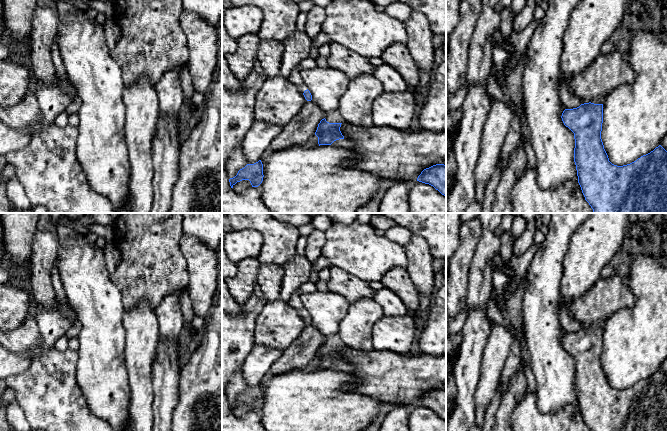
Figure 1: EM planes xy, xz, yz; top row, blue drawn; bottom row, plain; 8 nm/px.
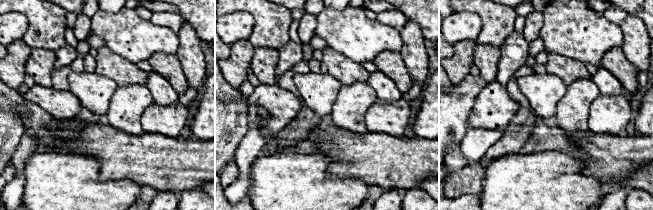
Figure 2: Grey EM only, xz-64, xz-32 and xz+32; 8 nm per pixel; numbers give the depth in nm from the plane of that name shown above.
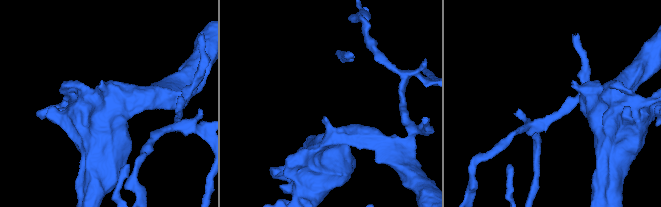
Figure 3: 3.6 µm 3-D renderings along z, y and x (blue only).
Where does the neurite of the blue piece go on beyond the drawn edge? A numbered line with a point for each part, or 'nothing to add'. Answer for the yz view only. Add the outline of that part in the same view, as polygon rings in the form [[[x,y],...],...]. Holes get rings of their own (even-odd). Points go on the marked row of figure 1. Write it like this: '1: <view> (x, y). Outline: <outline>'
nothing to add

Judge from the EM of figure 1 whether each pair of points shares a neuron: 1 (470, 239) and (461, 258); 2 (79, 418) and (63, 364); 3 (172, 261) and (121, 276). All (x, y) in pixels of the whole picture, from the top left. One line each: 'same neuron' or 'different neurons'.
1: same neuron
2: same neuron
3: same neuron

